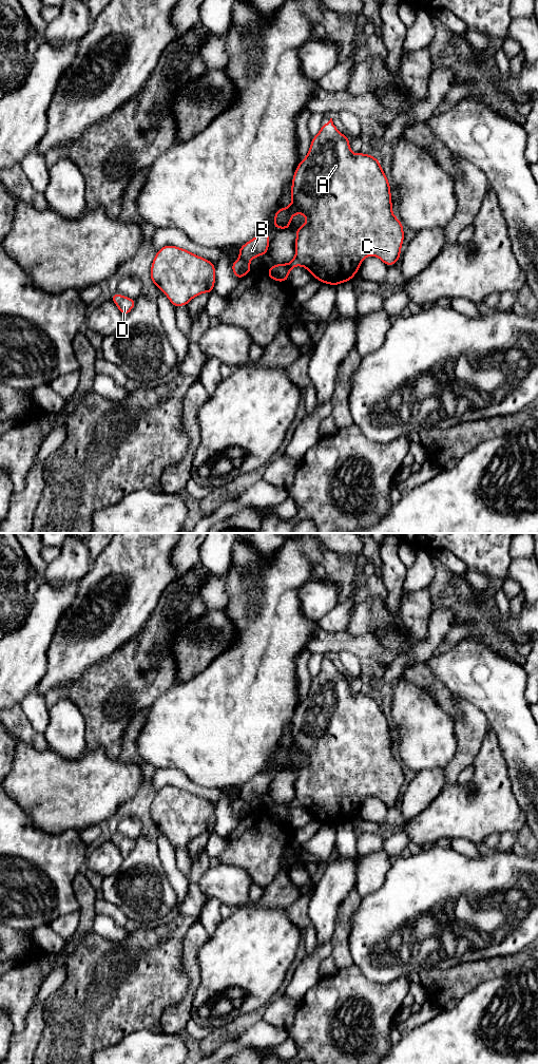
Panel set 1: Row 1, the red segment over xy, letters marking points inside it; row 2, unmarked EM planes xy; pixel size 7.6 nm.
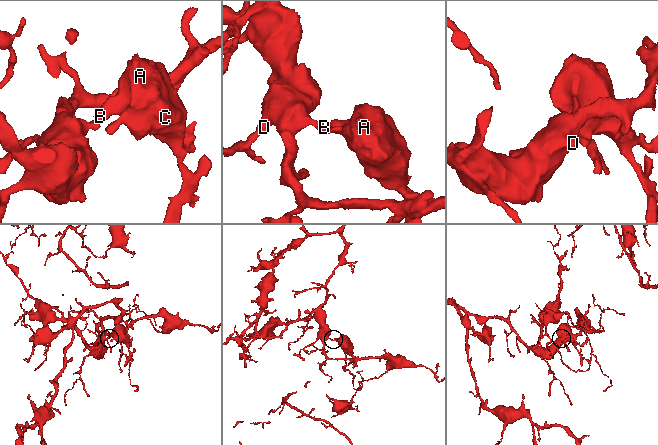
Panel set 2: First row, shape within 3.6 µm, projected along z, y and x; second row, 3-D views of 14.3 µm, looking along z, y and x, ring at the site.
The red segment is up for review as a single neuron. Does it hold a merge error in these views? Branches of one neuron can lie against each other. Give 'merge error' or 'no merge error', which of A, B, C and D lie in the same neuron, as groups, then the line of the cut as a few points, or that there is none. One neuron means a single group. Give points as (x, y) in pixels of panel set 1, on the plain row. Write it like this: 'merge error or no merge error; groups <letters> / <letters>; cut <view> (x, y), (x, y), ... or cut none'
merge error; groups A B C / D; cut xy (239, 798), (248, 803)

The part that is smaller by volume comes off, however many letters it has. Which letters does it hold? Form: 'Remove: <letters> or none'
Remove: A, B, C

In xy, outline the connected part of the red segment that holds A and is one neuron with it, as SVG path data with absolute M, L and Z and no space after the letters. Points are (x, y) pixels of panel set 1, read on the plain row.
M330 659L322 664L307 697L300 701L291 724L292 743L274 753L273 767L290 771L294 755L304 755L307 762L295 770L293 800L268 810L267 817L273 821L288 822L290 811L303 806L321 823L336 828L350 822L368 796L379 798L387 808L401 799L404 768L392 753L389 721L379 700L361 691L353 695L349 681Z

